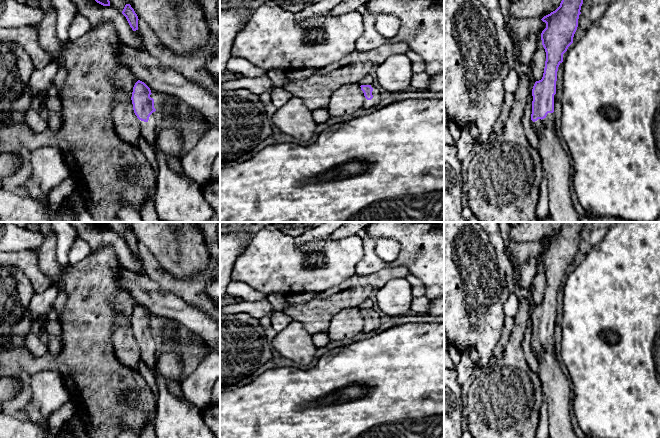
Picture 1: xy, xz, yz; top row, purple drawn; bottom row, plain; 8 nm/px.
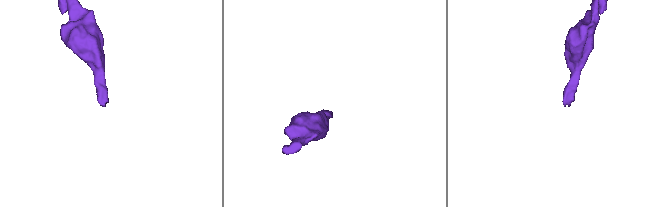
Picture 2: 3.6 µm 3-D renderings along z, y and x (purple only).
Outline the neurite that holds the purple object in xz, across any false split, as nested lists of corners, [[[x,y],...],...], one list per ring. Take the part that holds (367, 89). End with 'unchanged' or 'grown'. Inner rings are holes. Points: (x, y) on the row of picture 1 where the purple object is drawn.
[[[377,84],[361,85],[360,87],[365,96],[364,108],[375,106],[385,95],[383,90]]]; grown

